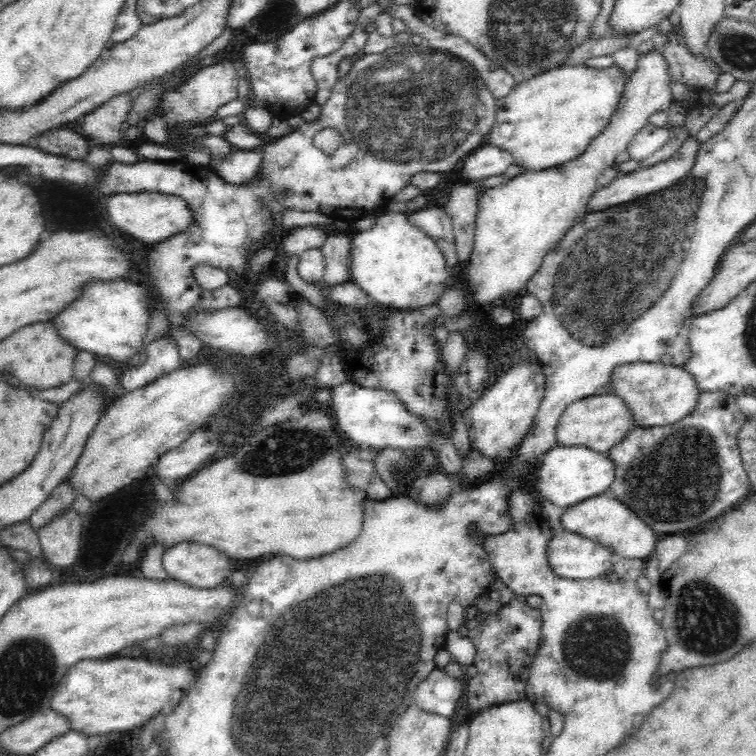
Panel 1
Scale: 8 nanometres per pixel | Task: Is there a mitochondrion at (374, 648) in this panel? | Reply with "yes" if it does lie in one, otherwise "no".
yes

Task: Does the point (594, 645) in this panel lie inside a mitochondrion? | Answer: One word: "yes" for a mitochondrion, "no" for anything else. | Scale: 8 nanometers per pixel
yes

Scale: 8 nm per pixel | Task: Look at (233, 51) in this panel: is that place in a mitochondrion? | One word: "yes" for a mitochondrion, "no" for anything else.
no

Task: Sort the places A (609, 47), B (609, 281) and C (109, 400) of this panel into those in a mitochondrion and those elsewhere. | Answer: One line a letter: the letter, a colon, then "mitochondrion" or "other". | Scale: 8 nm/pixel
A: other
B: mitochondrion
C: other

